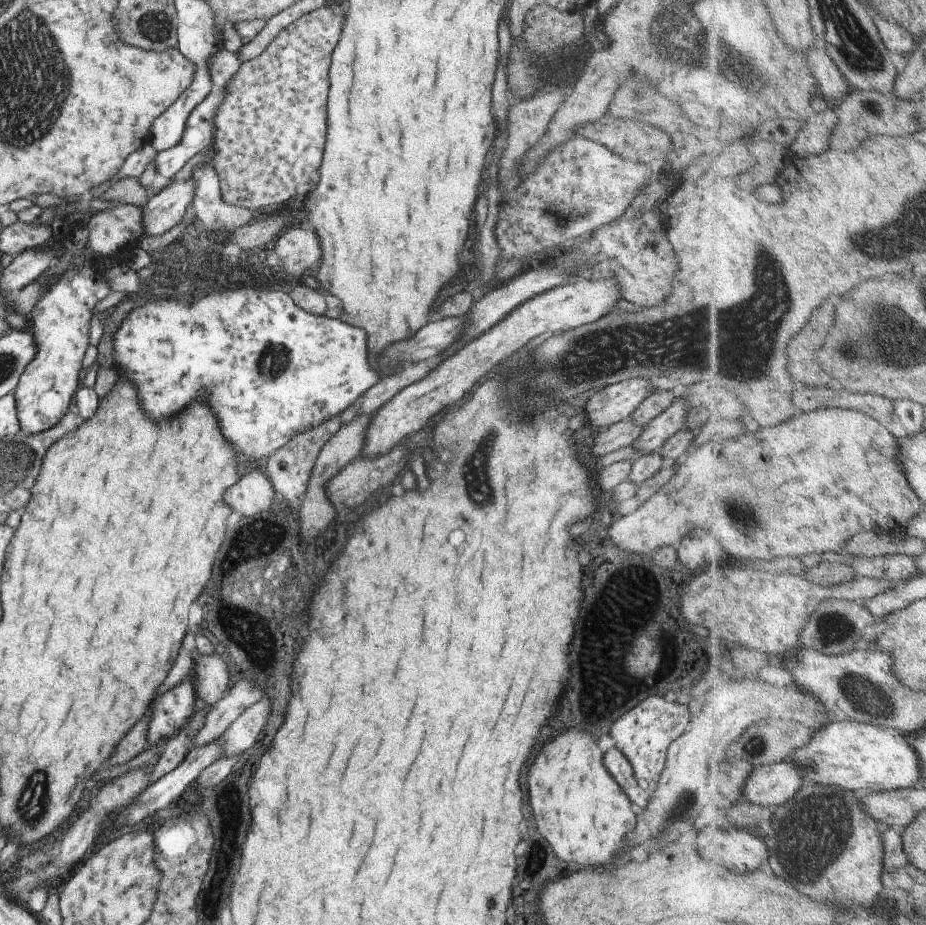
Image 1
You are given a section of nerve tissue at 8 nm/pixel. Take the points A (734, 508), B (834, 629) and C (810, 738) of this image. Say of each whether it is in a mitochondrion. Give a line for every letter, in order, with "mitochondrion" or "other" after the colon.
A: mitochondrion
B: mitochondrion
C: other

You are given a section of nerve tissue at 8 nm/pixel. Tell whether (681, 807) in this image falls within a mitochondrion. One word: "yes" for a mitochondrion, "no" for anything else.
yes

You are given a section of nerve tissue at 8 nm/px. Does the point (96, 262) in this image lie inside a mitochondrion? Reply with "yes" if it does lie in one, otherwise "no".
no

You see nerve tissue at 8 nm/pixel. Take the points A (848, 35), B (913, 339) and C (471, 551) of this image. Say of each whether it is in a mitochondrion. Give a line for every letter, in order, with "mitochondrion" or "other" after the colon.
A: mitochondrion
B: mitochondrion
C: other

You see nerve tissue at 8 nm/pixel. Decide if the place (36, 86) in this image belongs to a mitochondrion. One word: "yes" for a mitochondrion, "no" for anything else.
yes

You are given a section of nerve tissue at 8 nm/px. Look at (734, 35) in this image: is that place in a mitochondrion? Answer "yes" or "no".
no

